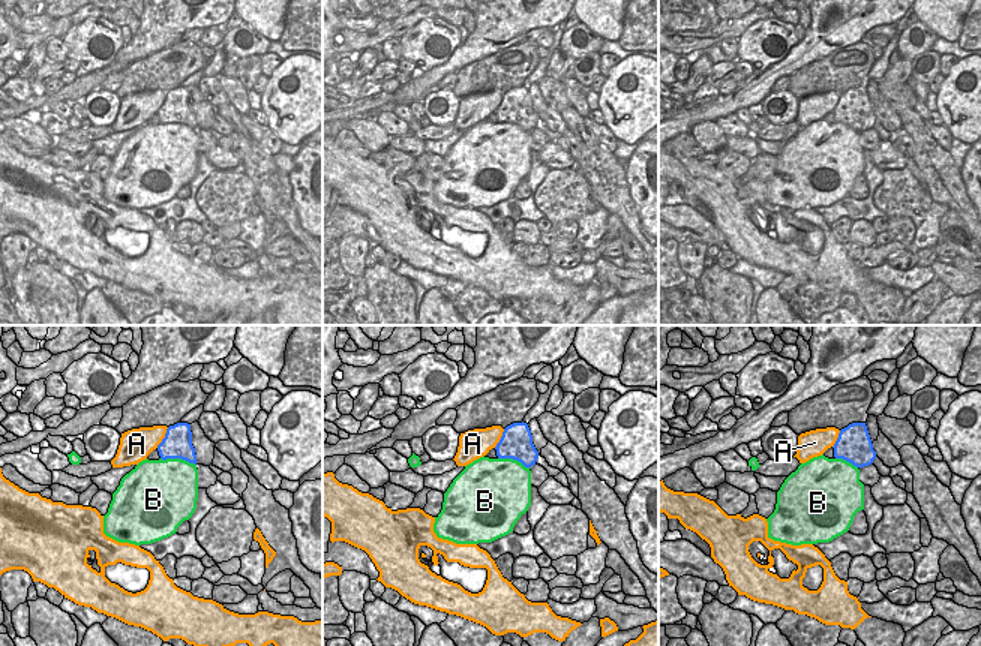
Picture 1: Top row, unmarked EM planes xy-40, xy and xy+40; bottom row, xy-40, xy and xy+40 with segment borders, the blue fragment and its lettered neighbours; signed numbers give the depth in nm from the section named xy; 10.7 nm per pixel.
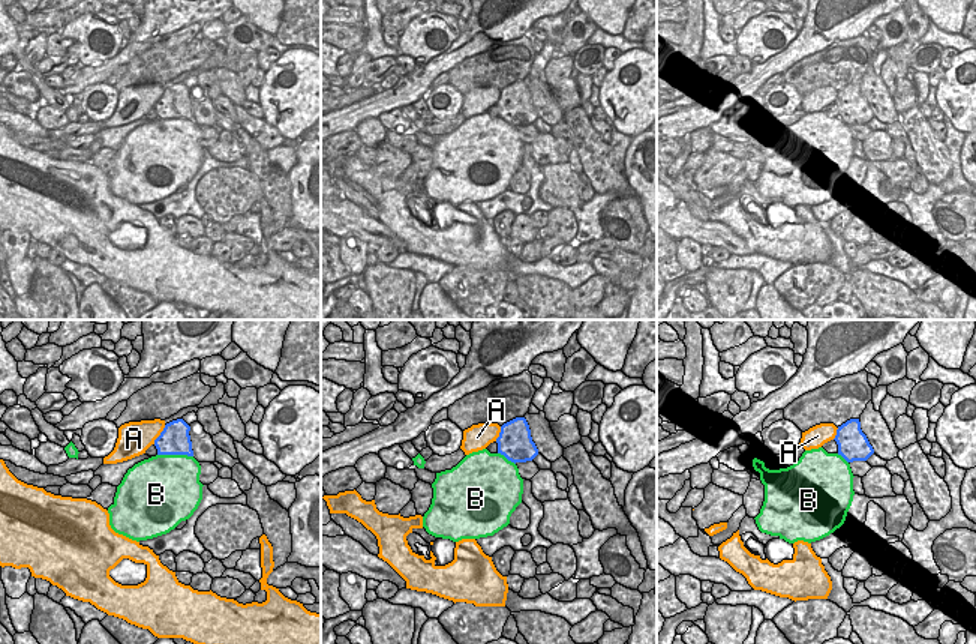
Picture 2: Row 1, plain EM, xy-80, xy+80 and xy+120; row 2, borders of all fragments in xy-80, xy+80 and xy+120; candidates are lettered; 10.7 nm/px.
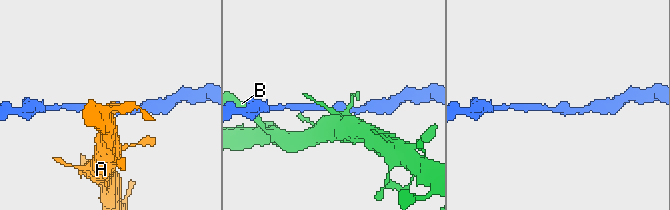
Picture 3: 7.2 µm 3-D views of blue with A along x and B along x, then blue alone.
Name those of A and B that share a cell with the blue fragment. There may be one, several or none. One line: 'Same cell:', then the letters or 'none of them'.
Same cell: none of them

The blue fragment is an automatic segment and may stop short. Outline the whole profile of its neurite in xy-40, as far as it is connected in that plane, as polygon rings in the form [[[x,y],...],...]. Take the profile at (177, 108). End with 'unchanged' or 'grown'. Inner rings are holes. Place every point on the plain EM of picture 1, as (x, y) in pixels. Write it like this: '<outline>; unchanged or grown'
[[[177,87],[166,93],[165,102],[158,109],[158,115],[162,124],[182,123],[196,129],[196,118],[192,109],[190,88]]]; unchanged

